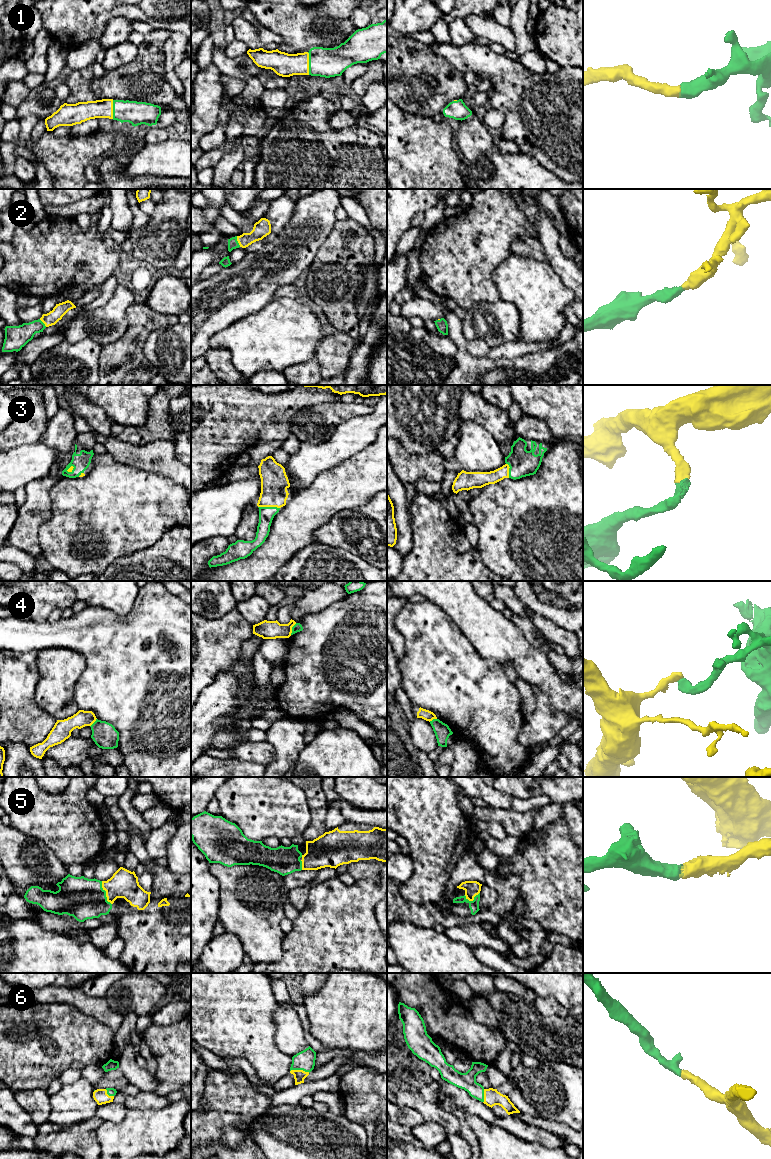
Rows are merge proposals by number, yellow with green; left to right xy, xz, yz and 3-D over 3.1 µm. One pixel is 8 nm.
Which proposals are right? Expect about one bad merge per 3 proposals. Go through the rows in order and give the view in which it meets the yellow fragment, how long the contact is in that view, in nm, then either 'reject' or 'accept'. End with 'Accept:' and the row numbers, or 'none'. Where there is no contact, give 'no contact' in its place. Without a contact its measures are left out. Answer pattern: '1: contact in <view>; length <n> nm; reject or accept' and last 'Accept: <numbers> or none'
1: contact in xz; length 180 nm; accept
2: contact in xz; length 90 nm; accept
3: contact in xz; length 180 nm; accept
4: contact in xz; length 110 nm; reject
5: contact in xy; length 200 nm; accept
6: contact in xz; length 160 nm; accept
Accept: 1, 2, 3, 5, 6

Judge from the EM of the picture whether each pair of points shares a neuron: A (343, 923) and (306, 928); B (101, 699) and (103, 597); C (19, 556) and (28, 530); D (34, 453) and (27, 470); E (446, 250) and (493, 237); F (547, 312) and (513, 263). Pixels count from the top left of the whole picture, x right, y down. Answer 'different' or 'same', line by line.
A: same
B: different
C: different
D: same
E: same
F: same

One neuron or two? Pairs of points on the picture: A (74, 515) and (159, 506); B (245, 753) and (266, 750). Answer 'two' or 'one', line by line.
A: one
B: one

